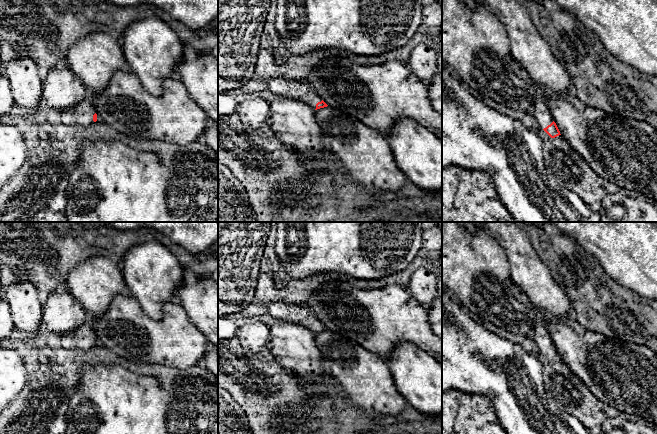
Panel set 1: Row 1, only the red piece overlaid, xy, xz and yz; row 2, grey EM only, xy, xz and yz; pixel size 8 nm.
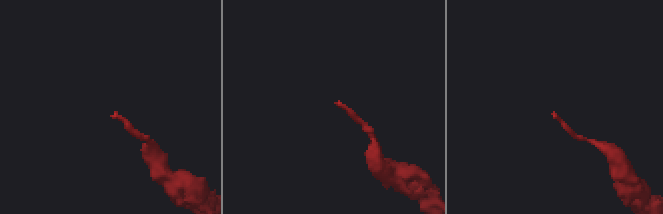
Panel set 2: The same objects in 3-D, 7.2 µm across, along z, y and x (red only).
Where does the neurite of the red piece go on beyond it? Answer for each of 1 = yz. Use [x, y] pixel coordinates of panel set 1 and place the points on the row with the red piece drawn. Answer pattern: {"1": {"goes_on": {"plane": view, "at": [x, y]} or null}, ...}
{"1": {"goes_on": {"plane": "yz", "at": [540, 111]}}}

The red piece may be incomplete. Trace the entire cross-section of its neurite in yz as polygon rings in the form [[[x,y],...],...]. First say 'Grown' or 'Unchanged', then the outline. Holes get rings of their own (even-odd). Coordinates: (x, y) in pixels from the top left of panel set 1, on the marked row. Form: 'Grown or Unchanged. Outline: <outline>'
Grown. Outline: [[[538,96],[535,99],[530,114],[533,116],[533,118],[536,119],[536,121],[540,124],[543,130],[551,138],[555,138],[561,135],[556,123],[553,121],[553,117],[546,104],[546,101],[543,98]]]

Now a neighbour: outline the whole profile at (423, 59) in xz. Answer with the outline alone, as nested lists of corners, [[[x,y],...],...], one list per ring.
[[[420,43],[411,51],[410,58],[406,65],[418,79],[428,86],[433,76],[439,72],[437,56],[438,53],[431,47],[427,44]]]

